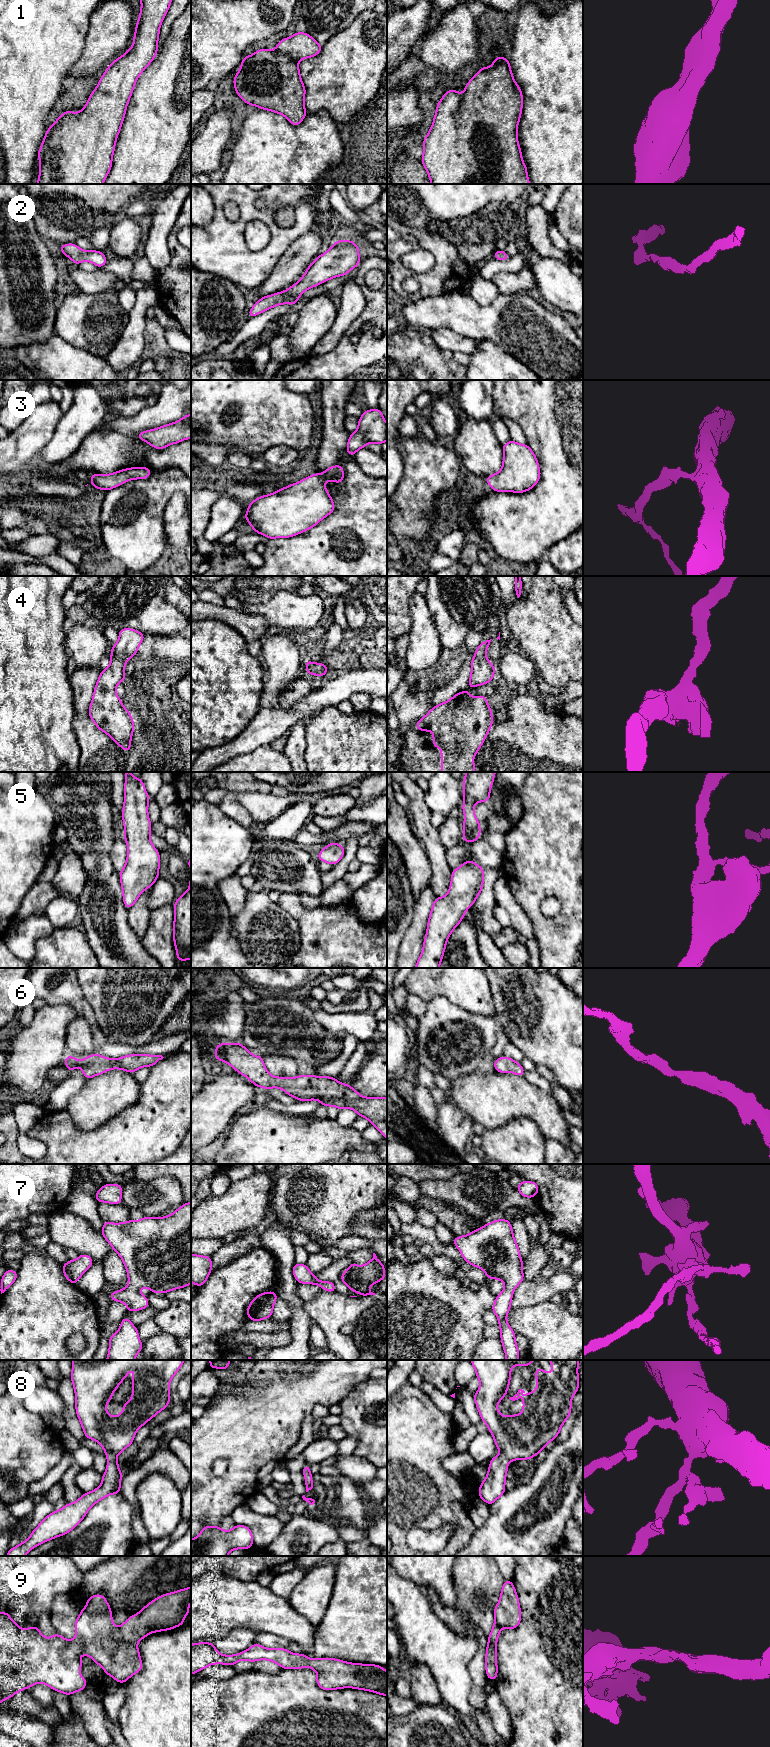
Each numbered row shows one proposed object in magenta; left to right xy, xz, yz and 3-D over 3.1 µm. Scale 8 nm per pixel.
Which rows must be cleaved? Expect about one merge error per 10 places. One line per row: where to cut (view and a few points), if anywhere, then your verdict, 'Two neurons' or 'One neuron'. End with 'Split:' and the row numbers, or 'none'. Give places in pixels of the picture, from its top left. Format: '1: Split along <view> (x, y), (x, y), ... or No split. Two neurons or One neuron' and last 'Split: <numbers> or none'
1: No split. One neuron
2: No split. One neuron
3: No split. One neuron
4: No split. One neuron
5: No split. One neuron
6: No split. One neuron
7: No split. One neuron
8: No split. One neuron
9: No split. One neuron
Split: none

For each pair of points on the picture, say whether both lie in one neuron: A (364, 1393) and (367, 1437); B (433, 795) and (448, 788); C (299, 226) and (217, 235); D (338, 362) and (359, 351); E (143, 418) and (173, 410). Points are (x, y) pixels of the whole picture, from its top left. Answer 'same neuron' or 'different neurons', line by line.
A: same neuron
B: same neuron
C: same neuron
D: same neuron
E: same neuron

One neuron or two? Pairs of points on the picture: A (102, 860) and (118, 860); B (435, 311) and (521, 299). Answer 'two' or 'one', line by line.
A: two
B: one

